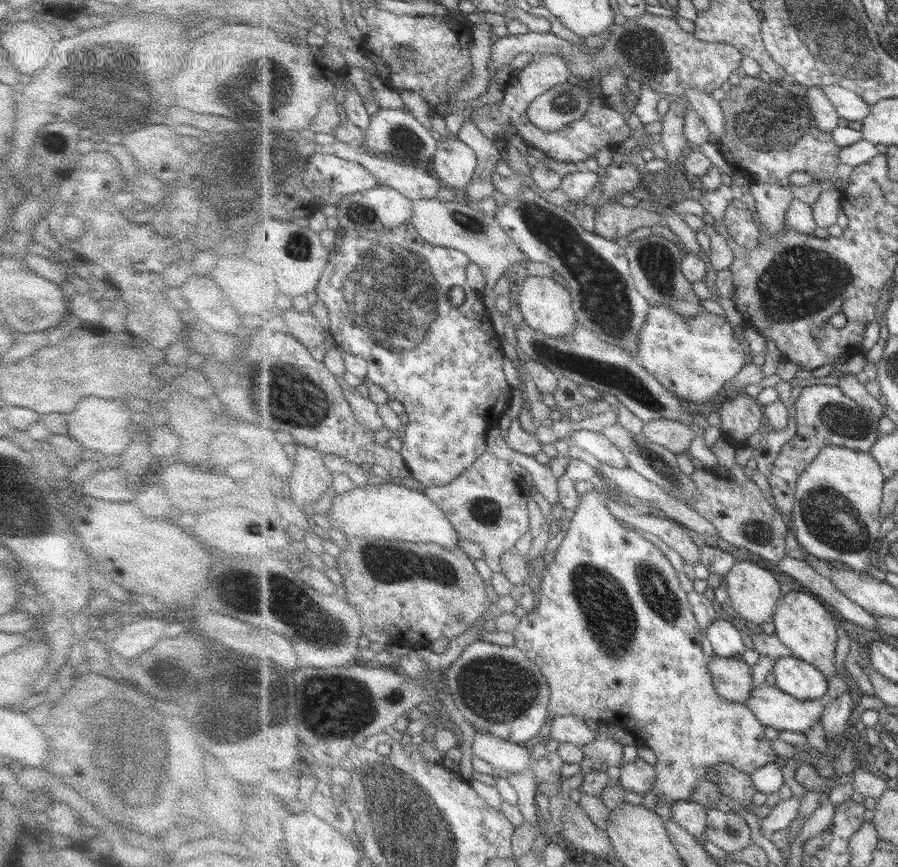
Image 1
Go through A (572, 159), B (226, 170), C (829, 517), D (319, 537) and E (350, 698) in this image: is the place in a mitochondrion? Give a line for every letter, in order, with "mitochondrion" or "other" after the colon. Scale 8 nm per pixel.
A: other
B: mitochondrion
C: mitochondrion
D: other
E: mitochondrion

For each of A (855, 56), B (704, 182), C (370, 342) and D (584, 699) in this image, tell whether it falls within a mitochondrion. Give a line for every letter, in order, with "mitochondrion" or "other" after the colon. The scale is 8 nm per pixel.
A: mitochondrion
B: other
C: mitochondrion
D: other

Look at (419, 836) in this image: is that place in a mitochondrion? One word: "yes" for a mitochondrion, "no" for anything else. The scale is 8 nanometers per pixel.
yes

